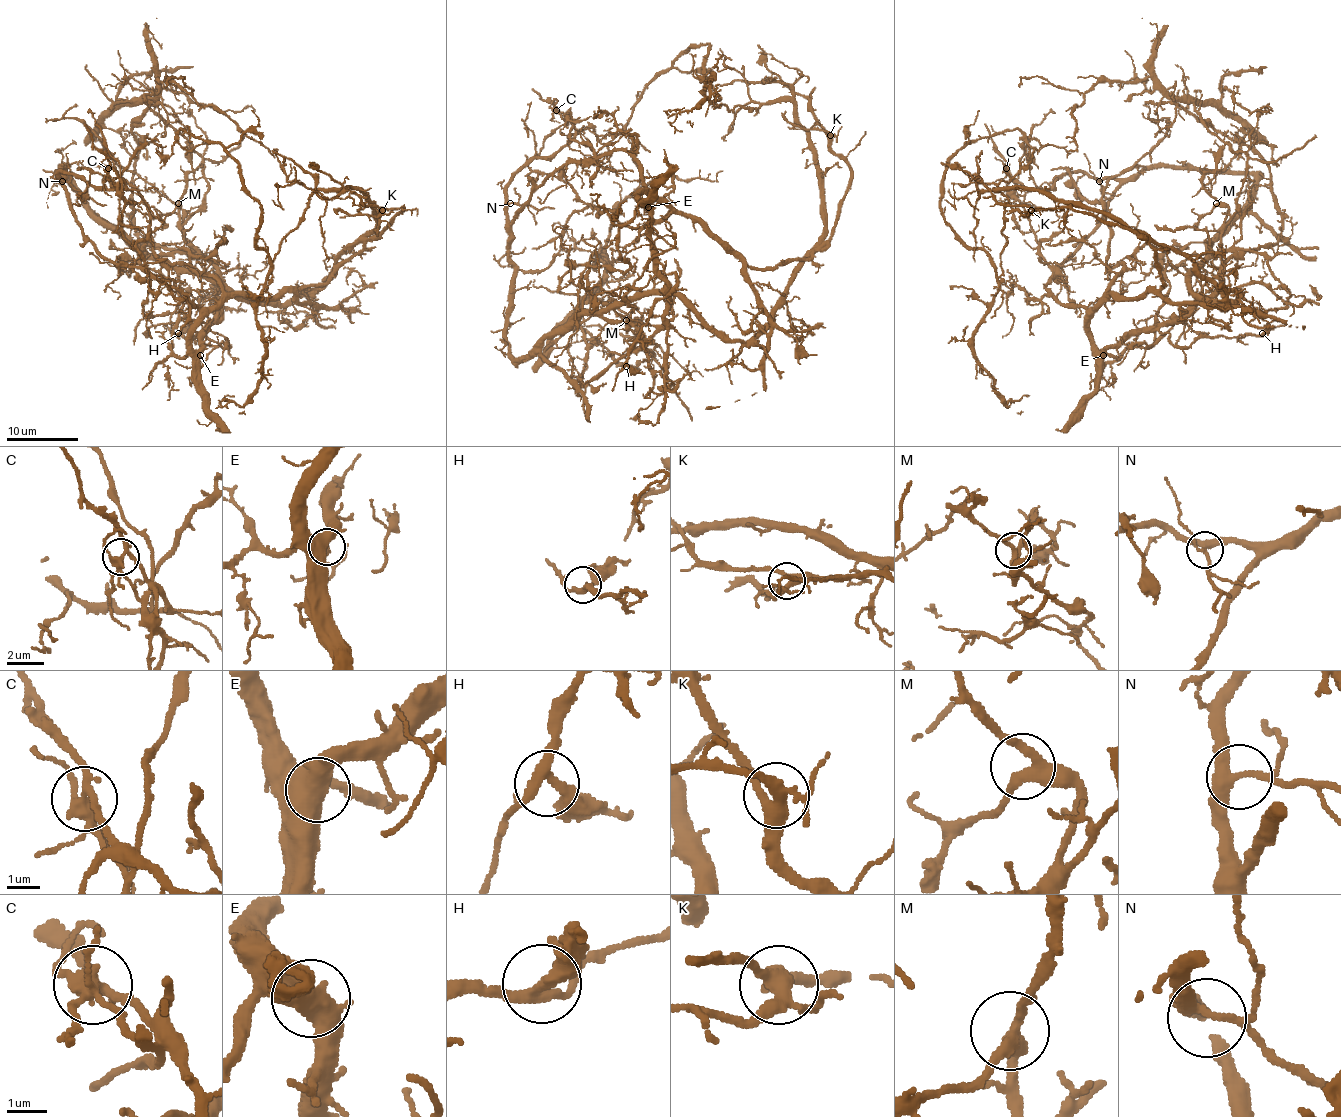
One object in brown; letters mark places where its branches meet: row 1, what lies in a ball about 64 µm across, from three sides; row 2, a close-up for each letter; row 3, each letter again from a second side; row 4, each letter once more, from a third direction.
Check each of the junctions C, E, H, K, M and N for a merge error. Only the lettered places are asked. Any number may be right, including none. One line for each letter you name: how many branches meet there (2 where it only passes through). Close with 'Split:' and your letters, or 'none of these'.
C: Branches: 6
Split: C

